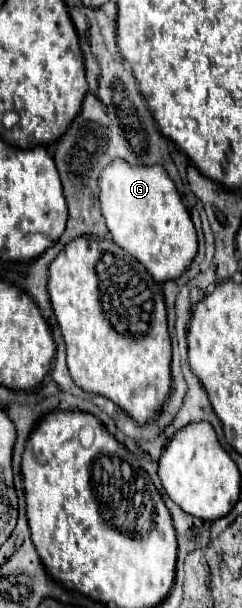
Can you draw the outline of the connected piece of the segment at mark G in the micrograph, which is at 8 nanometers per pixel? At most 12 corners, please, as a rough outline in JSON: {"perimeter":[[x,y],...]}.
{"perimeter":[[114,159],[100,209],[116,245],[156,281],[198,251],[160,165]]}

